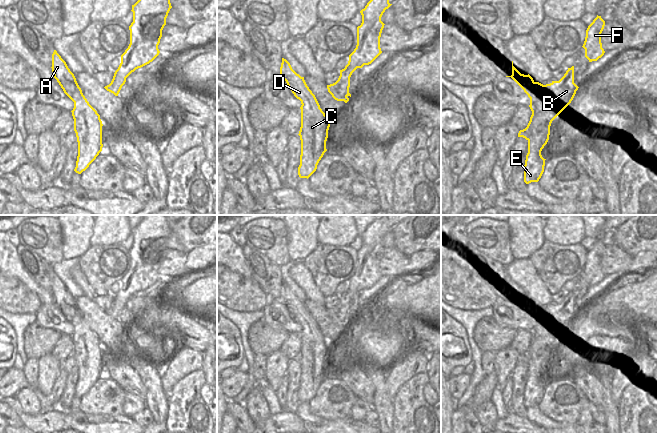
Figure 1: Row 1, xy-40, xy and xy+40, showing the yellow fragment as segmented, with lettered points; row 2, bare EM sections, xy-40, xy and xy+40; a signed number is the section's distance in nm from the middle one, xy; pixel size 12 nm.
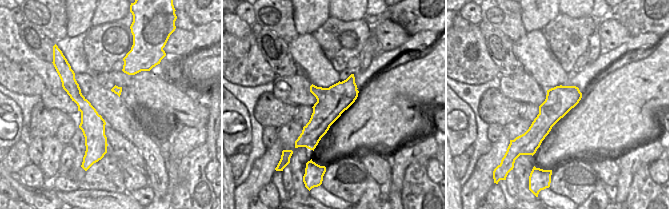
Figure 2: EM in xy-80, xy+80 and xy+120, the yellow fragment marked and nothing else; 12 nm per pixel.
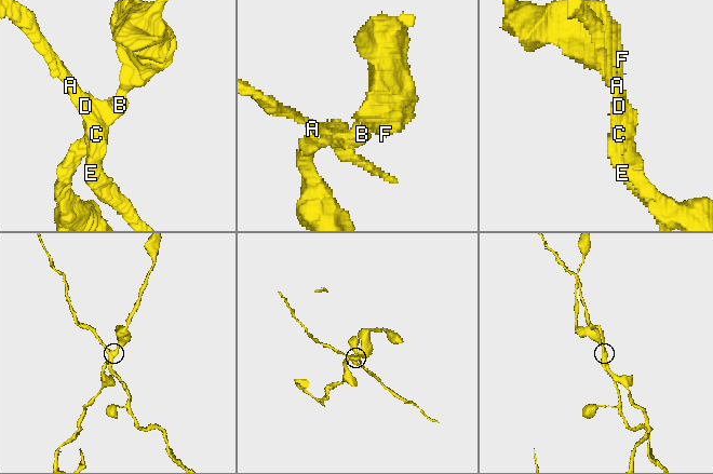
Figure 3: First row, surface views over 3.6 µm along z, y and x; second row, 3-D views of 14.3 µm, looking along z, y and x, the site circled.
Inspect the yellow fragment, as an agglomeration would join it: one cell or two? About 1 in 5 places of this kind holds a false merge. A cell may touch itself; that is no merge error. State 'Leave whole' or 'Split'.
Split.

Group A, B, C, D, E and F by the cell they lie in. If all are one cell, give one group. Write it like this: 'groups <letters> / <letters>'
groups A C D E / B F

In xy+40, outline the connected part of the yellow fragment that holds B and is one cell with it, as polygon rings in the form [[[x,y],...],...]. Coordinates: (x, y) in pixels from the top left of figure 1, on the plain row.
[[[574,290],[568,292],[559,305],[552,305],[546,309],[533,307],[531,317],[541,318],[542,326],[532,335],[527,351],[519,355],[518,361],[528,364],[532,357],[551,349],[552,345],[571,327],[578,312],[574,307]]]

